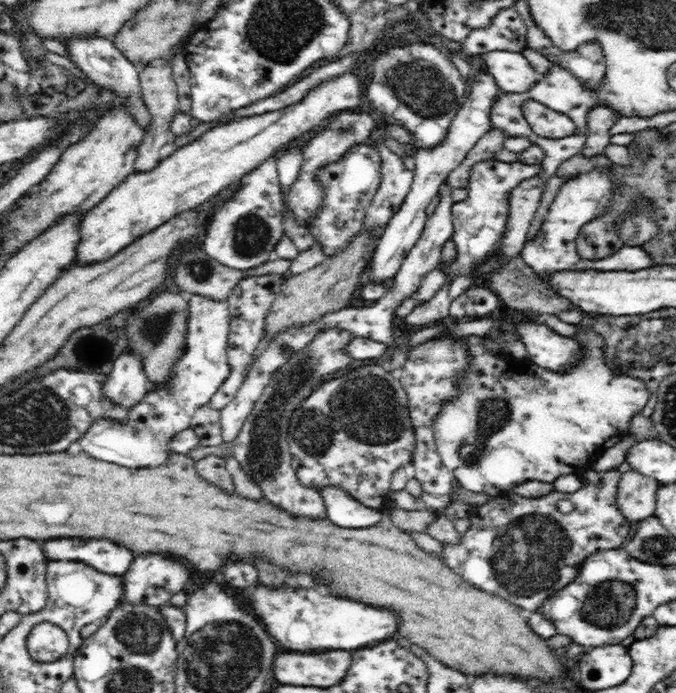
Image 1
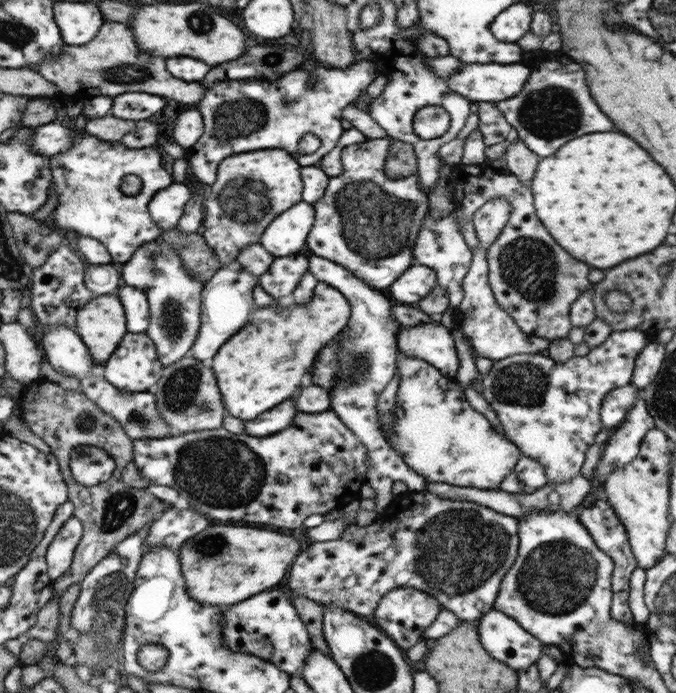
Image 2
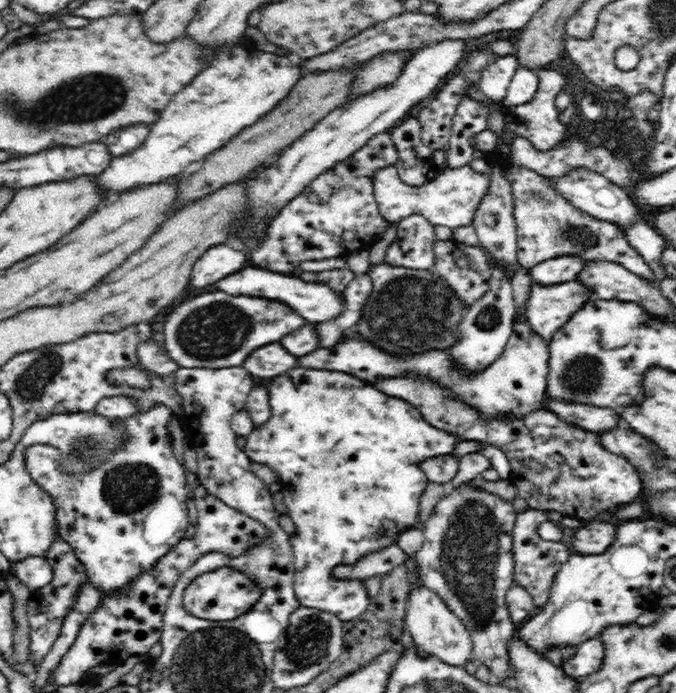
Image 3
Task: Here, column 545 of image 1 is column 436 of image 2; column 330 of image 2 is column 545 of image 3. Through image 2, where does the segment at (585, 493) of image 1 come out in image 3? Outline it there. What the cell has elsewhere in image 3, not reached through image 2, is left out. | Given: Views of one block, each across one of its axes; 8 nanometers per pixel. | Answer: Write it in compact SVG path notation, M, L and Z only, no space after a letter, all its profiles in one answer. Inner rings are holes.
M528 508L526 512L518 514L514 526L514 582L522 586L526 592L530 592L536 608L544 608L548 604L556 574L560 572L562 564L566 564L566 560L574 554L564 542L546 542L538 536L538 528L546 520L550 520L548 512Z

